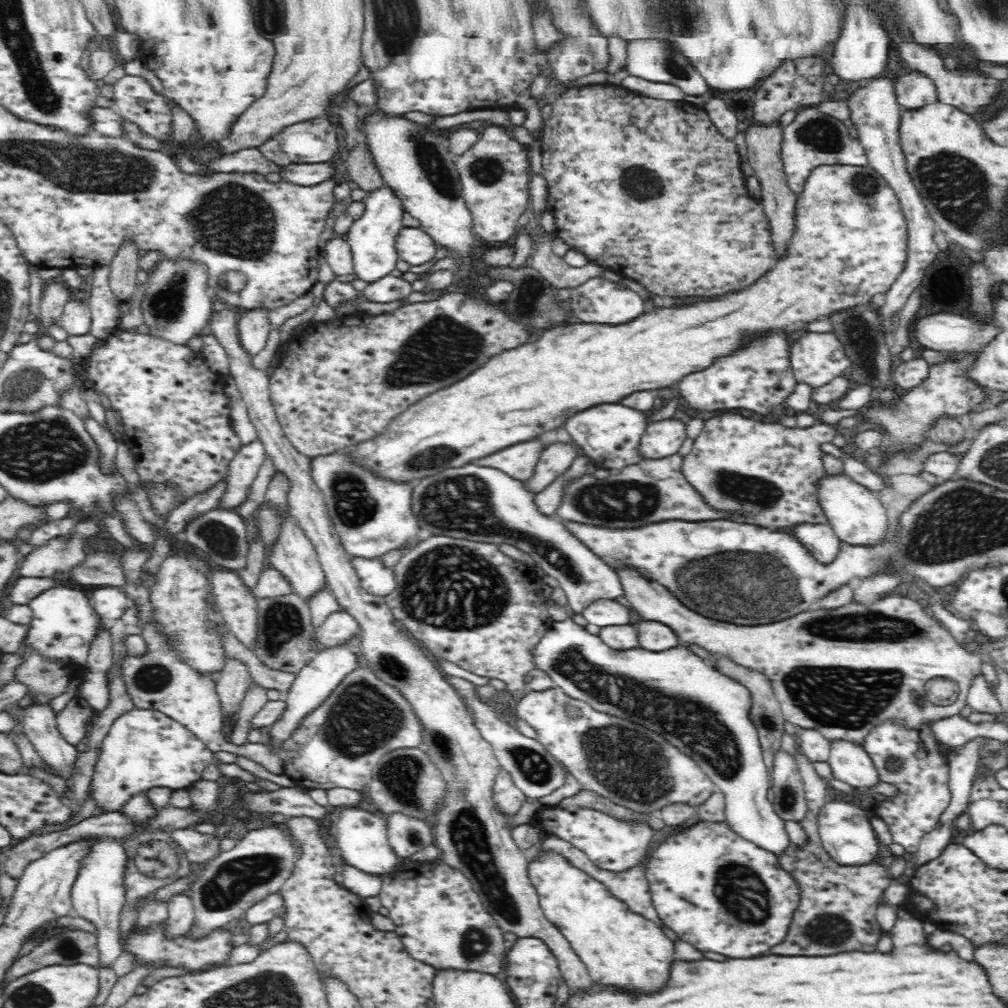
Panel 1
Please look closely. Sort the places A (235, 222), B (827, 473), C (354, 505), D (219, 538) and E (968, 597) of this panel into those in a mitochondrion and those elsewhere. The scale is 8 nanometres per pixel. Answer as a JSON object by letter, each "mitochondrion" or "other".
{"A":"mitochondrion","B":"other","C":"mitochondrion","D":"mitochondrion","E":"other"}

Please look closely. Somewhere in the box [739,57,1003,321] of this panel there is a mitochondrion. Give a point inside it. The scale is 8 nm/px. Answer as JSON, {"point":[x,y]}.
{"point":[967,207]}

